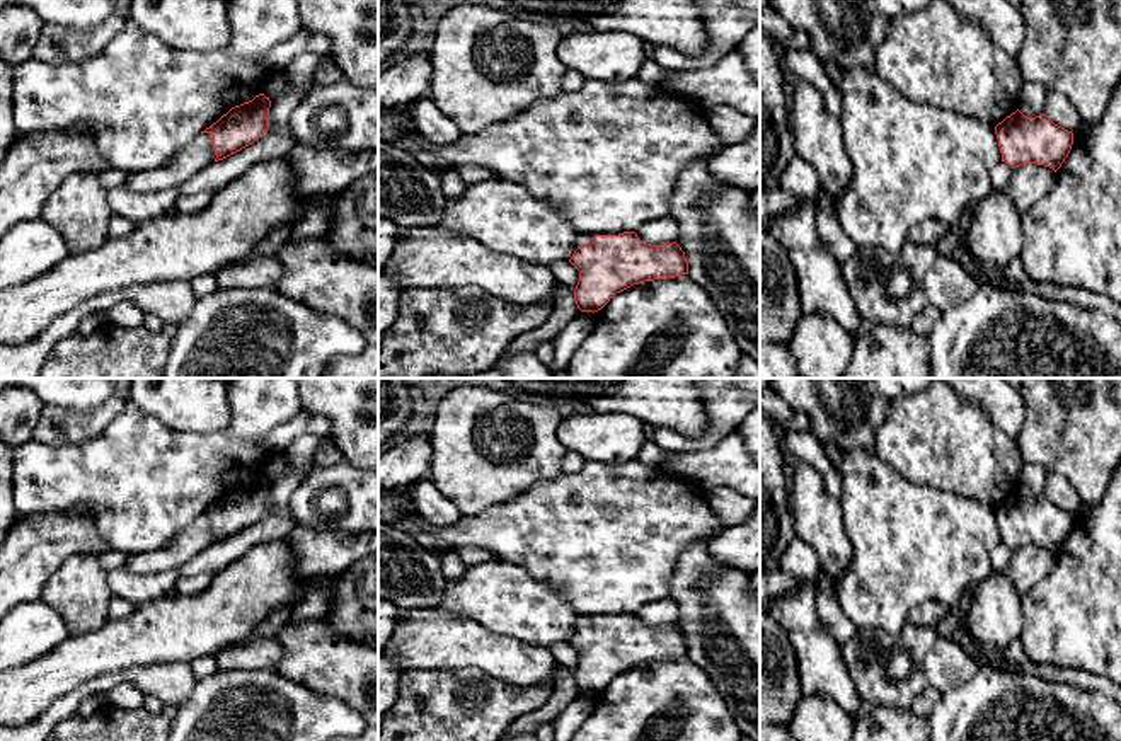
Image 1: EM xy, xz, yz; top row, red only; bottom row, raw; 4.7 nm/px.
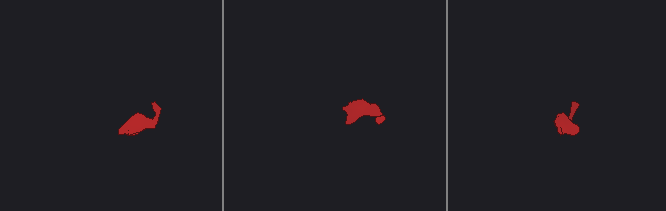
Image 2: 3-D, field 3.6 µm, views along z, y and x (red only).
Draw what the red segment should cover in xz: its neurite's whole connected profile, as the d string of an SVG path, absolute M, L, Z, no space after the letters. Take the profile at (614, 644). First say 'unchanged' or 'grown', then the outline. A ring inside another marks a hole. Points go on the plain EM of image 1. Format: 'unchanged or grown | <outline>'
grown | M635 613L579 617L569 644L579 652L576 686L593 695L634 666L688 656L685 634L676 623L649 627Z

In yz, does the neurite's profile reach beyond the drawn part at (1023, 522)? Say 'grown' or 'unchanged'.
unchanged

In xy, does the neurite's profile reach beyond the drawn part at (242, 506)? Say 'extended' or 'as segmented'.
extended

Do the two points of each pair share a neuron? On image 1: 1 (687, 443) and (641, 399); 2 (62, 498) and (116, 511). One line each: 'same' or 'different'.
1: different
2: same

